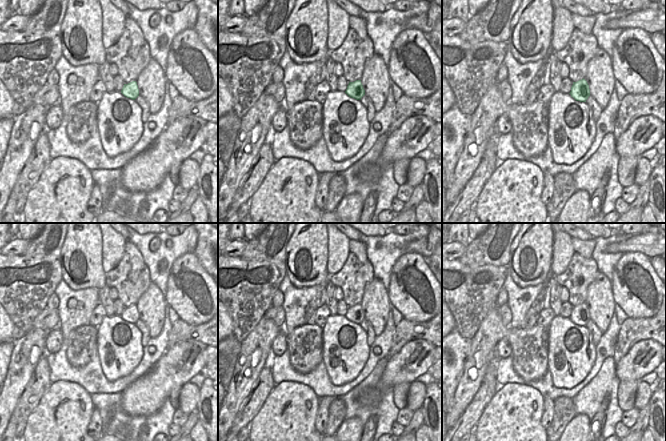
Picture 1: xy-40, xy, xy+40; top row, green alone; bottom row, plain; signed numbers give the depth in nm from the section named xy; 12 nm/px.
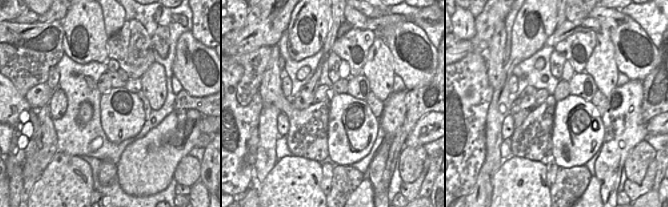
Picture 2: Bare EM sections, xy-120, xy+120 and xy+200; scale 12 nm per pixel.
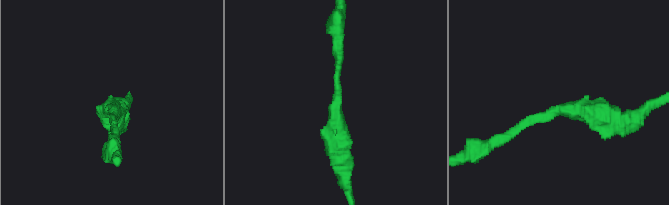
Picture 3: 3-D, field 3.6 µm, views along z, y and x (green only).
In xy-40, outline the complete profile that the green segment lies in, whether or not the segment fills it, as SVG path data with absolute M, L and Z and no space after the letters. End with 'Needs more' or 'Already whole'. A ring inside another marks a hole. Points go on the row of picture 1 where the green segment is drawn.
M132 81L128 84L124 84L121 93L132 100L135 100L139 96L139 89L136 81Z. Already whole

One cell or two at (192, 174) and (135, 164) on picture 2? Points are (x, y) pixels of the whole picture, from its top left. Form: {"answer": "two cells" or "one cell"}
{"answer": "two cells"}

